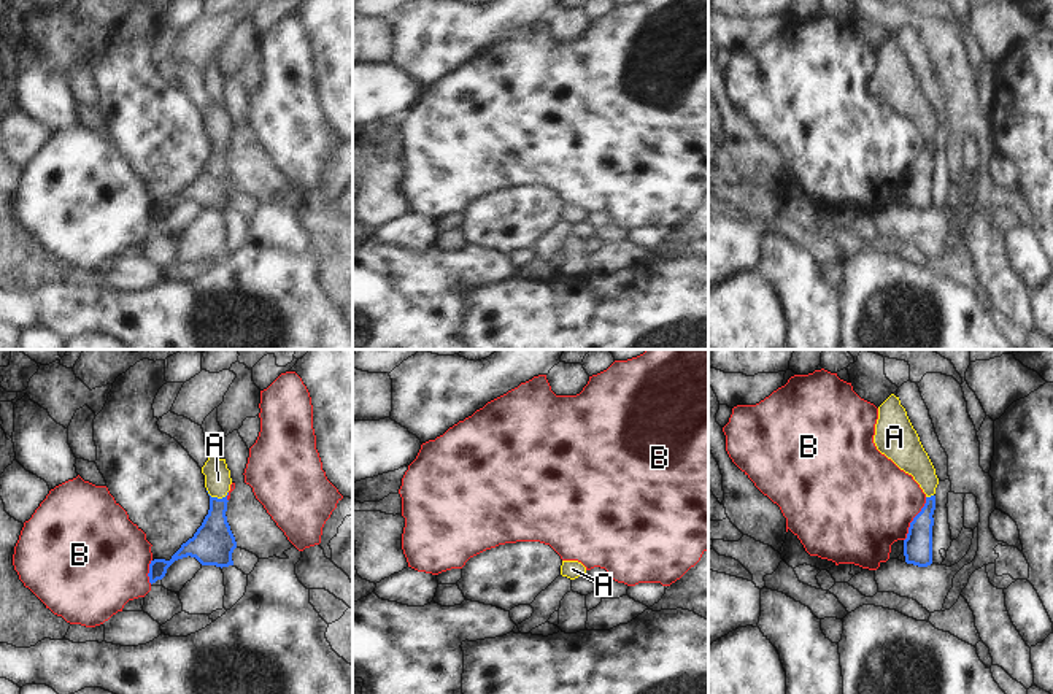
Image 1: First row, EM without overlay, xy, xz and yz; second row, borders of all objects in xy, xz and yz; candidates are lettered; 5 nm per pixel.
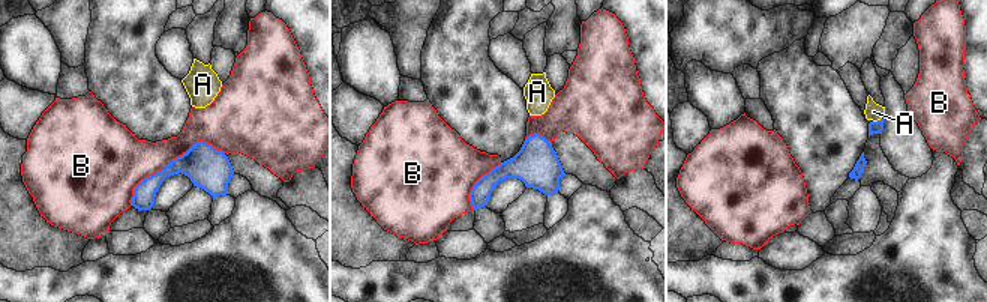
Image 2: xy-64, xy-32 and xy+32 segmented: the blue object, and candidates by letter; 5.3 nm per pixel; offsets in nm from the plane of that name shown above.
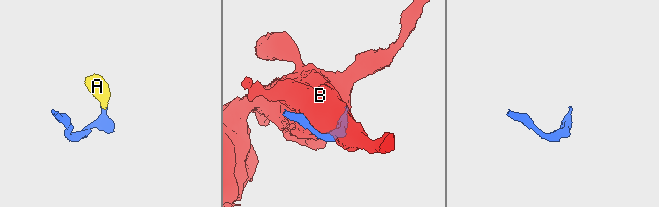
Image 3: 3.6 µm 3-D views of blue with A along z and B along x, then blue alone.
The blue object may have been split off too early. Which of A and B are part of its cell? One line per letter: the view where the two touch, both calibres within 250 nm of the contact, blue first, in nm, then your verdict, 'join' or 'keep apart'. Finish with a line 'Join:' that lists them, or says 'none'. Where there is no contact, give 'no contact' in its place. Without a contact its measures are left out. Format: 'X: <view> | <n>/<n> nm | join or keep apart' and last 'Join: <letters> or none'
A: xy | 220/130 nm | join
B: yz | 140/480 nm | keep apart
Join: A

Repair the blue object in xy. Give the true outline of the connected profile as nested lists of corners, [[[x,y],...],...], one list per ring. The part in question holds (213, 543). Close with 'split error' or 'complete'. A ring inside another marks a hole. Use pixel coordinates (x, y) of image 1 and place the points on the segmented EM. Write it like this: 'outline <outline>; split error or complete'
outline [[[210,454],[202,467],[205,475],[205,488],[210,495],[210,510],[202,526],[192,538],[181,545],[170,561],[154,559],[149,564],[149,583],[162,580],[167,569],[178,559],[195,557],[202,565],[229,567],[233,565],[232,553],[237,548],[235,537],[227,522],[227,495],[232,478],[226,459]]]; split error

